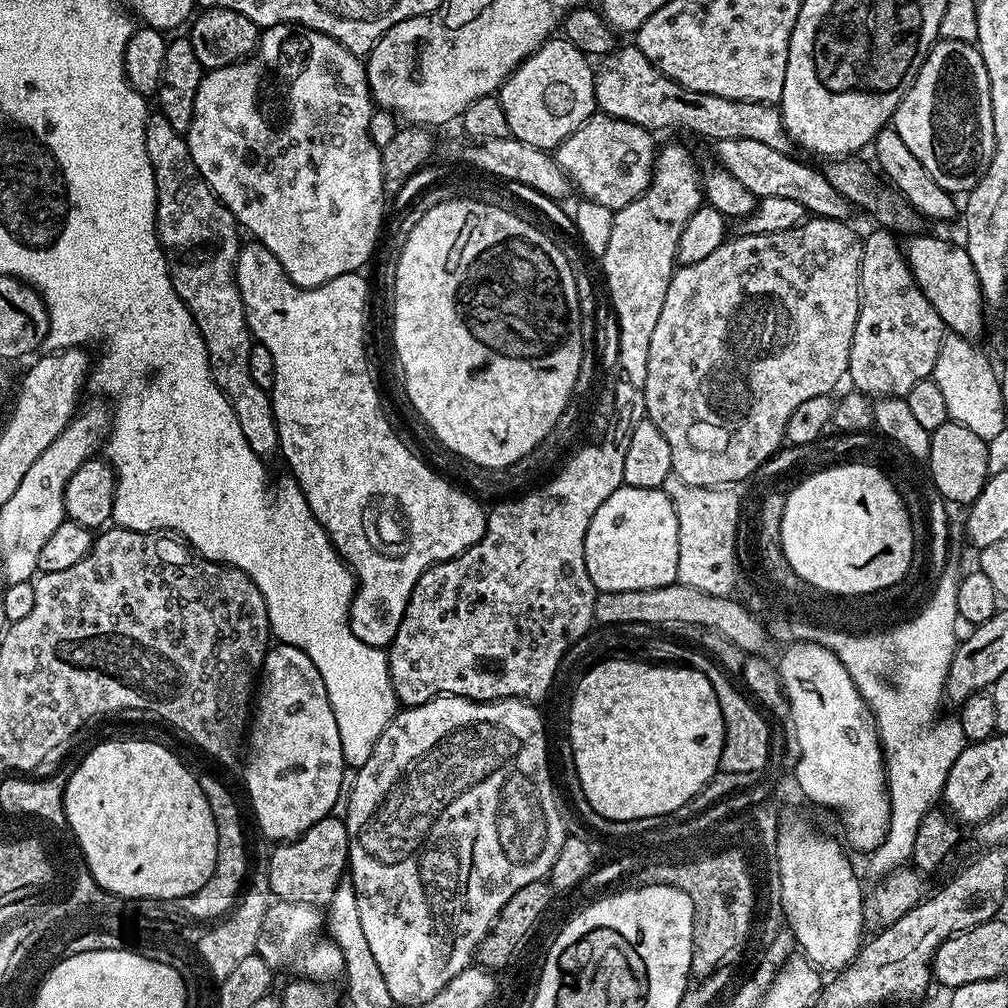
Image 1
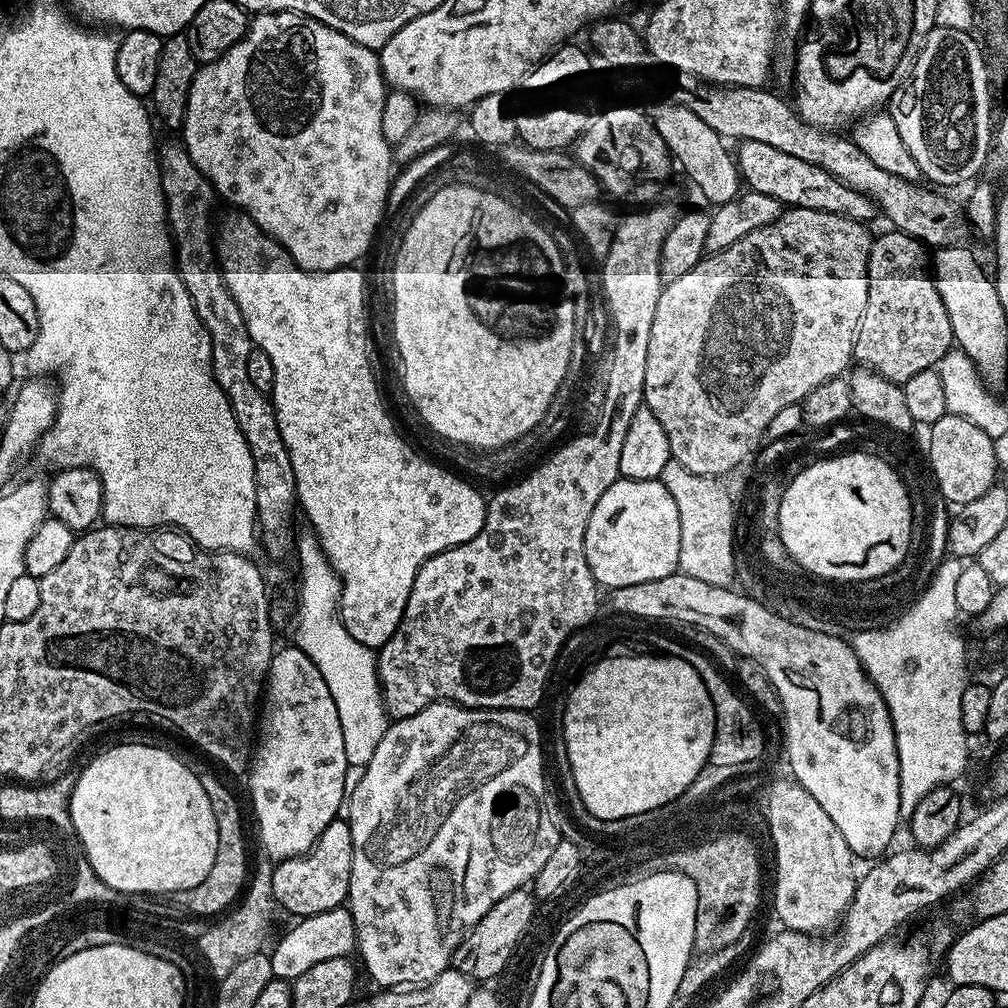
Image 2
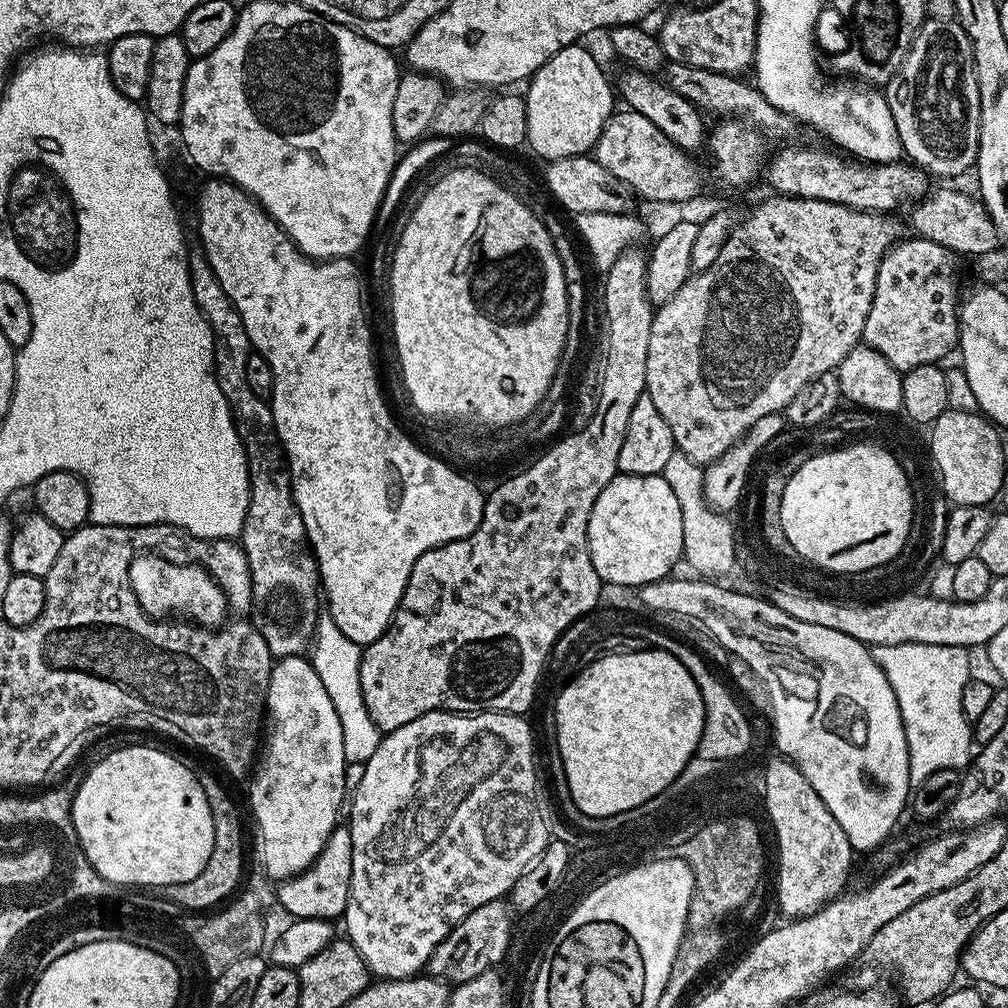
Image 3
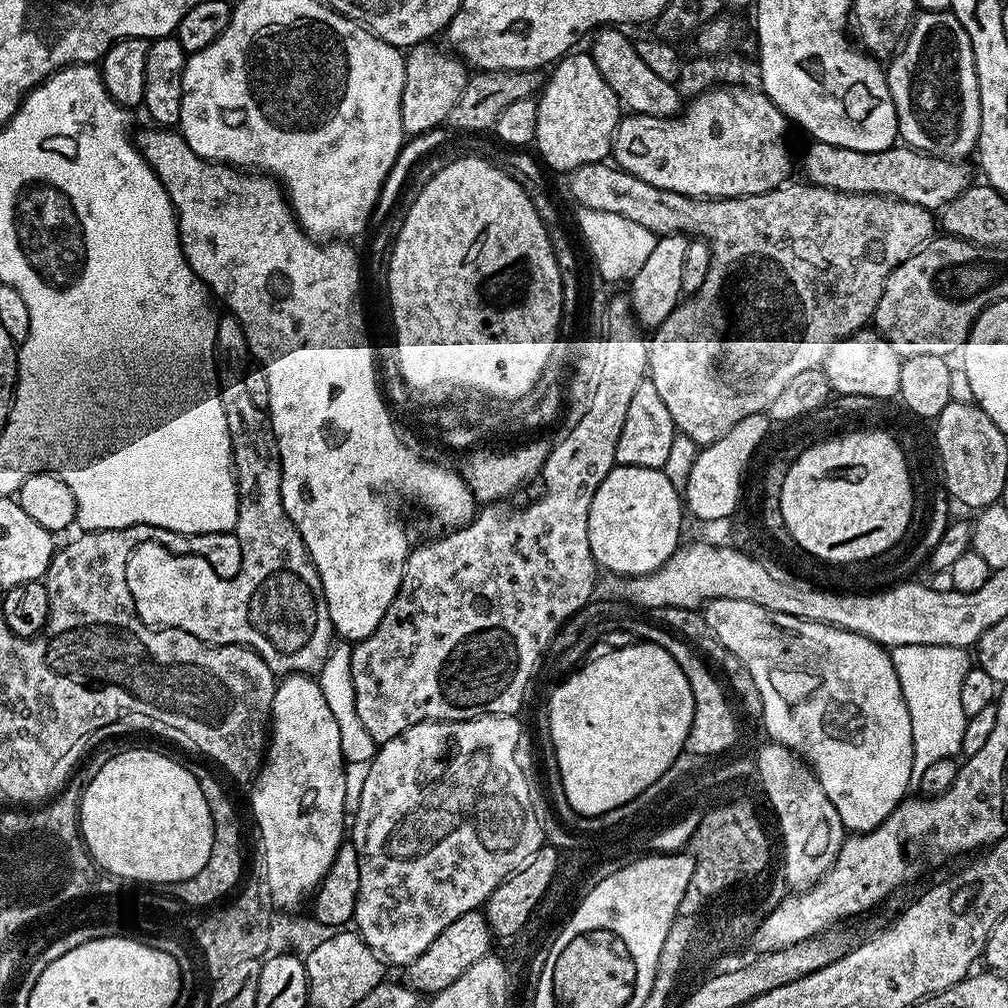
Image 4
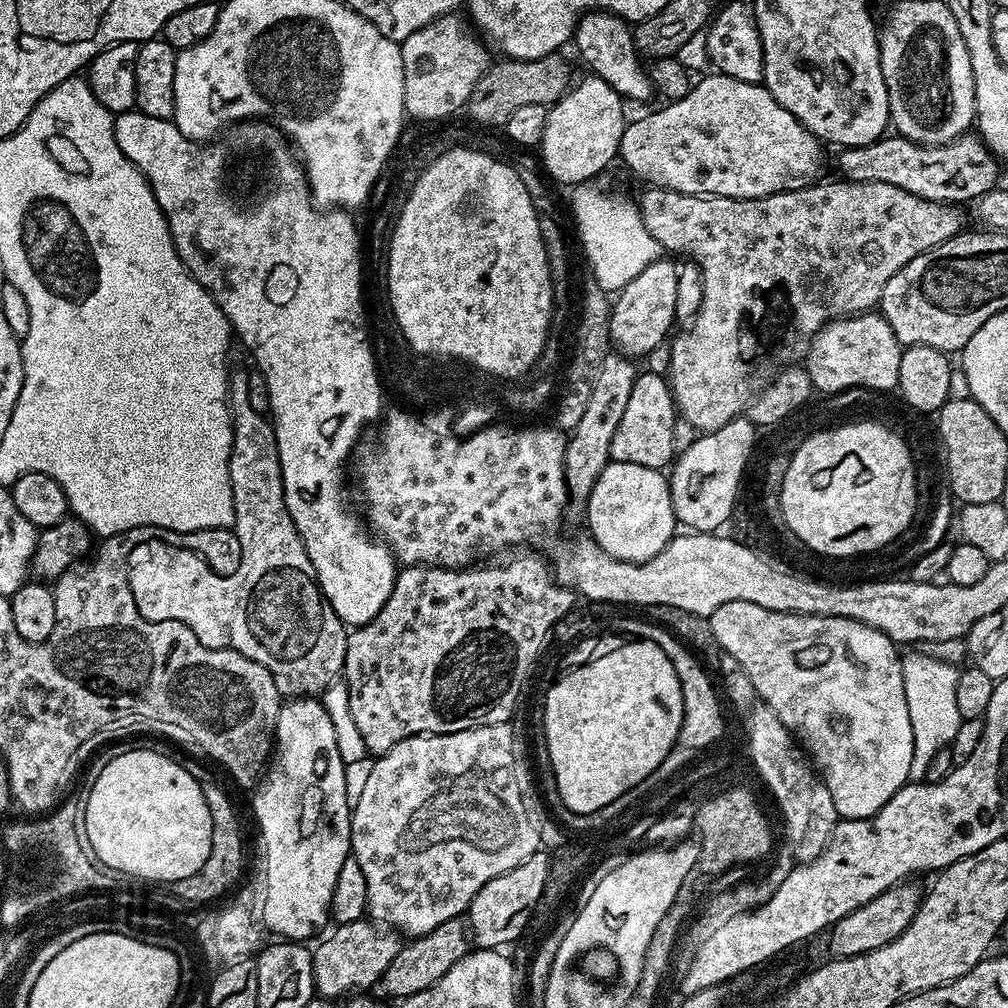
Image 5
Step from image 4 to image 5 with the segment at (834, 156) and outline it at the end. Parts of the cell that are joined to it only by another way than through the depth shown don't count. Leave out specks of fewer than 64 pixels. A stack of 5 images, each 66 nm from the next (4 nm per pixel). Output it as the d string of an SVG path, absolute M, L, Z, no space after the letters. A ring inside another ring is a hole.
M888 134L861 148L844 148L840 156L839 175L845 180L862 182L890 182L902 190L910 190L920 198L937 200L943 204L959 205L962 200L975 201L997 187L1001 165L979 135L965 134L948 141L947 144L918 144L899 134Z

